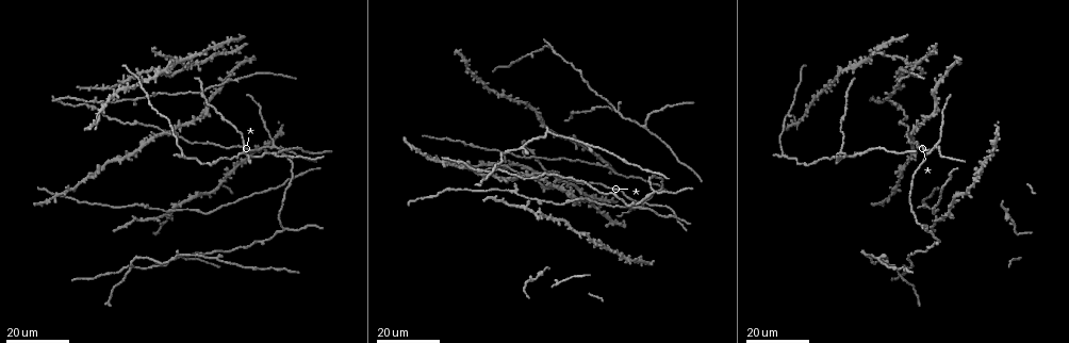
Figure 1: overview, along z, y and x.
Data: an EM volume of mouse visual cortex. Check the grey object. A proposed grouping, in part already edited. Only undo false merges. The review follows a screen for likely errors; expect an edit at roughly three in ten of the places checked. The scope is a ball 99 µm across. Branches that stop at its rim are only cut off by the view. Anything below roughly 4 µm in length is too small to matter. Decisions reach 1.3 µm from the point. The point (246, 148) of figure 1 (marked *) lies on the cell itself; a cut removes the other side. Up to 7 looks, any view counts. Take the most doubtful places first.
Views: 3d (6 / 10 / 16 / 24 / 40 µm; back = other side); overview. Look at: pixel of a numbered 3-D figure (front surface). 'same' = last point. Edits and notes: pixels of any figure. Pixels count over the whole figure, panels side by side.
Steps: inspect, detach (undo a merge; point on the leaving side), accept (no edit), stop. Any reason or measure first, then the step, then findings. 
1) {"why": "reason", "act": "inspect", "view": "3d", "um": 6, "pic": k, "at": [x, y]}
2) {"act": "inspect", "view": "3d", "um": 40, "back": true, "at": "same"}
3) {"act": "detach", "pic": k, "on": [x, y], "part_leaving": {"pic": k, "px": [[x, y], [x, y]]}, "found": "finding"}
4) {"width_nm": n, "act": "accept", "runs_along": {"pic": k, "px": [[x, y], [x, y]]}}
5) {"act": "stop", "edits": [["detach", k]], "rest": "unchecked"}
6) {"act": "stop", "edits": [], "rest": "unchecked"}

{"why": "four arms meet", "act": "inspect", "view": "3d", "um": 16, "pic": 1, "at": [647, 202]}

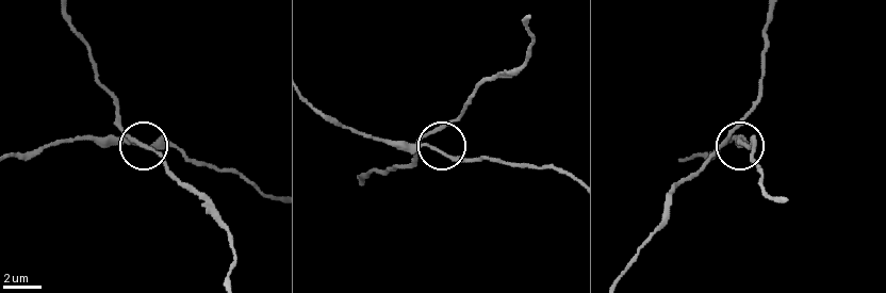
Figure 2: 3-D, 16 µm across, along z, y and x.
{"why": "closer look", "act": "inspect", "view": "3d", "um": 10, "pic": 2, "at": [426, 144]}

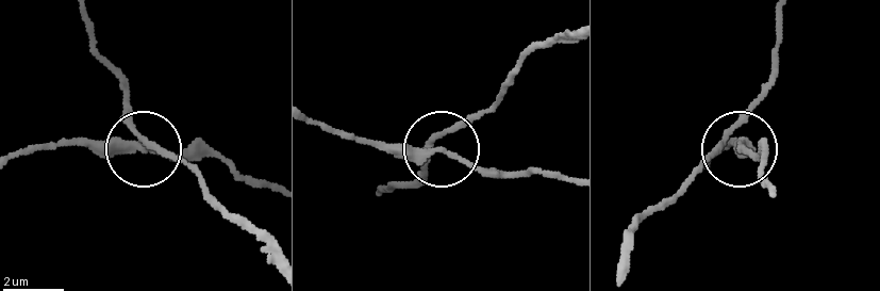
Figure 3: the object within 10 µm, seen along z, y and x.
{"side_arm_um": 160, "arms": 4, "act": "accept", "found": "all the same cell"}

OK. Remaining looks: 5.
{"why": "looks like a crossing", "act": "inspect", "view": "3d", "um": 24, "pic": 1, "at": [950, 215]}

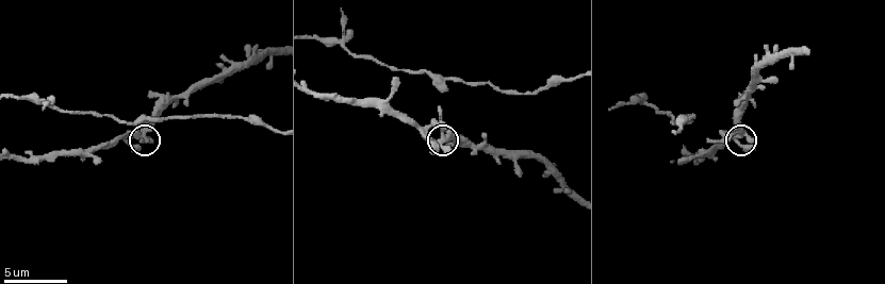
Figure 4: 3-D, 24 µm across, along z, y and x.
{"act": "inspect", "view": "3d", "um": 6, "pic": 4, "at": [145, 129]}

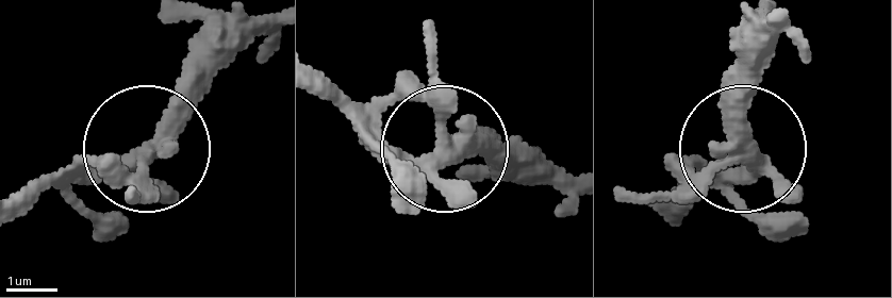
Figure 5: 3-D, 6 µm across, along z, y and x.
{"act": "accept", "runs_along": {"pic": 5, "px": [[129, 193], [137, 154], [52, 176], [18, 205]]}, "found": "all the same cell"}

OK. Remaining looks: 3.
{"act": "inspect", "view": "3d", "um": 24, "pic": 1, "at": [284, 228]}

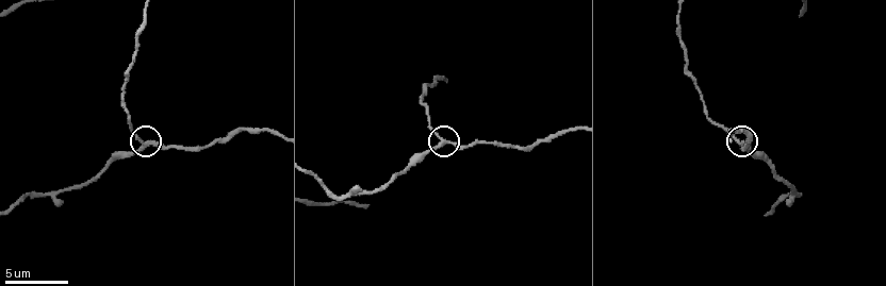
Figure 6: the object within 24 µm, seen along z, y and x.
{"act": "inspect", "view": "3d", "um": 10, "pic": 6, "at": [441, 141]}

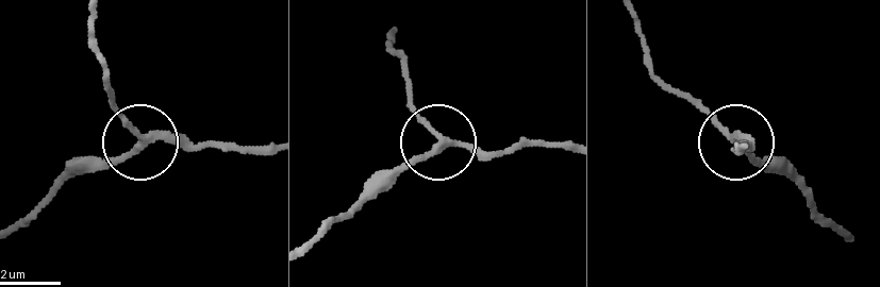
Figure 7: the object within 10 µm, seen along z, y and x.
{"width_nm": 220, "act": "accept", "runs_along": {"pic": 7, "px": [[95, 11], [102, 77], [117, 117], [148, 140], [214, 140]]}, "found": "one cell here"}

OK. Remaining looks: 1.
{"why": "four arms meet", "act": "inspect", "view": "3d", "um": 10, "pic": 4, "at": [642, 102]}

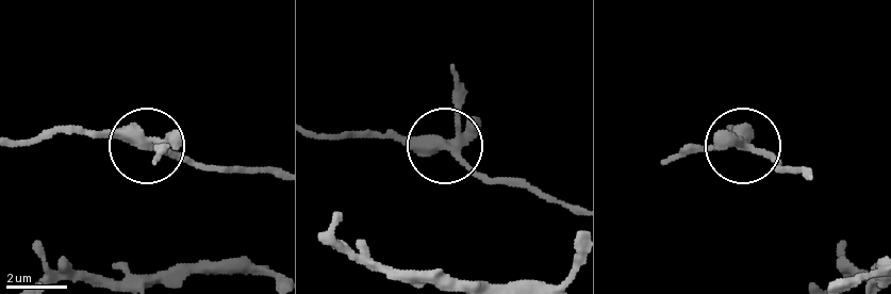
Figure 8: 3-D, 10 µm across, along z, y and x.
{"arms": 4, "act": "accept", "runs_along": {"pic": 8, "px": [[573, 209], [481, 178], [450, 150], [458, 77]]}, "found": "all the same cell"}

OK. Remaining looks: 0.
{"act": "stop", "edits": [], "rest": "unchecked"}

